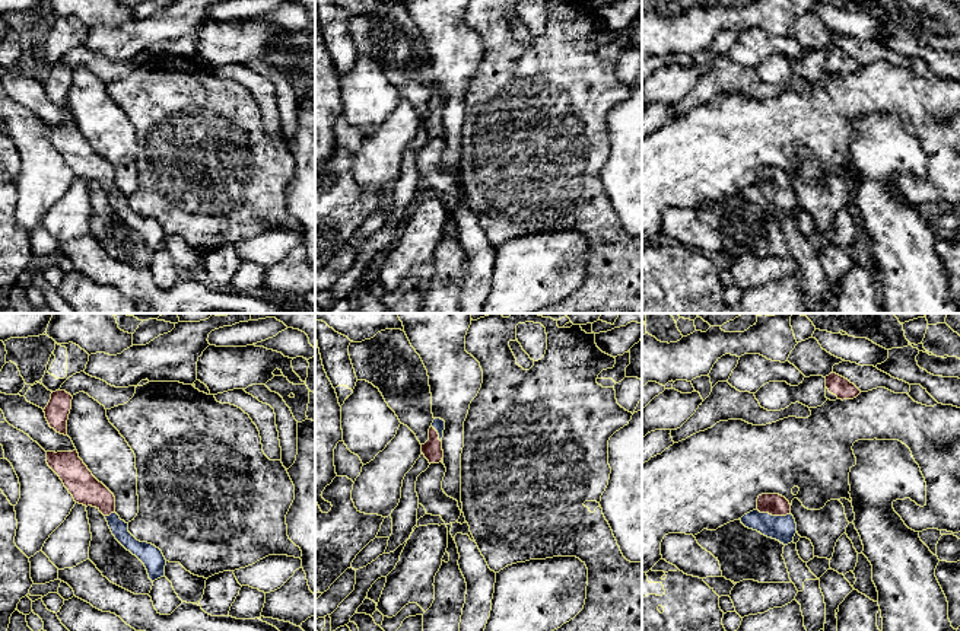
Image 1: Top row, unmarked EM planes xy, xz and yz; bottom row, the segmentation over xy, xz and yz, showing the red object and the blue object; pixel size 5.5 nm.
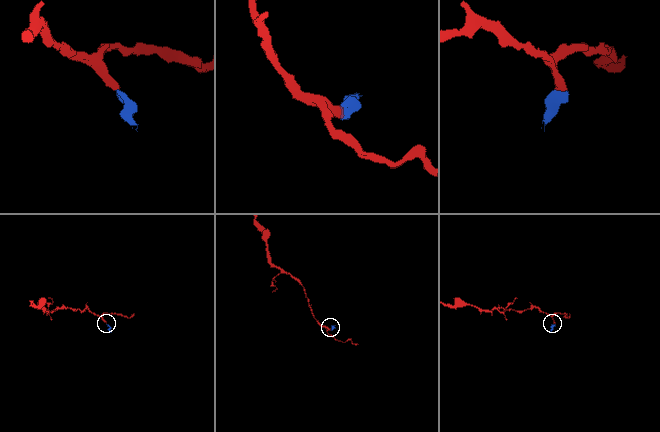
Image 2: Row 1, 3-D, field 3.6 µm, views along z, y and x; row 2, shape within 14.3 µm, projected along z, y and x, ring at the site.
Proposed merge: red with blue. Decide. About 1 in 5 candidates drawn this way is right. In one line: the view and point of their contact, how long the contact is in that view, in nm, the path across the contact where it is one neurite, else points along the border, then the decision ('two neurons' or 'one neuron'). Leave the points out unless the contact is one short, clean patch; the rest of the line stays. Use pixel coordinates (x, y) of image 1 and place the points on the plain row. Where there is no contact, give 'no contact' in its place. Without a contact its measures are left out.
meets red in yz at (773, 188); contact 190 nm long; runs through yz (775, 178), (773, 188), (782, 201); one neuron

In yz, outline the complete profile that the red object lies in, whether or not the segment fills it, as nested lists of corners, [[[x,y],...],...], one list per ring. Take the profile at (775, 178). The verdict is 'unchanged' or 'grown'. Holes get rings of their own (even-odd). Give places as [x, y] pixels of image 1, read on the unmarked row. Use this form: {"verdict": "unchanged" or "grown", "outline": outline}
{"verdict": "grown", "outline": [[[762,168],[757,182],[744,188],[741,197],[783,219],[794,216],[797,197],[791,188],[789,175],[779,168]]]}

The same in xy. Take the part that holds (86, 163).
{"verdict": "grown", "outline": [[[77,124],[47,125],[47,137],[76,176],[96,181],[105,189],[115,213],[144,238],[152,255],[165,249],[166,233],[162,224],[152,217],[137,214],[128,205],[128,197],[115,187],[114,168],[92,149]]]}

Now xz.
{"verdict": "grown", "outline": [[[435,92],[429,102],[429,114],[422,118],[422,127],[429,137],[444,137],[442,111],[445,103],[445,95]]]}

